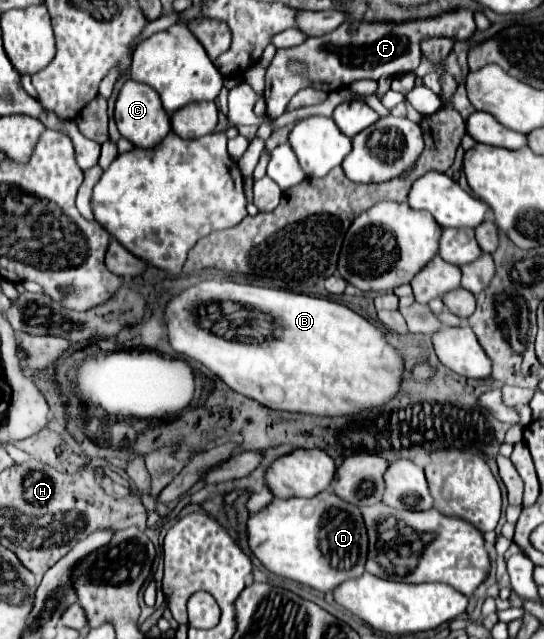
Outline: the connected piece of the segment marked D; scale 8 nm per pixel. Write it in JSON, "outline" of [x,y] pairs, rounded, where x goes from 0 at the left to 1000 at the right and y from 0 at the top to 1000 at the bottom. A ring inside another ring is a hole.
{"outline":[[[596,767],[574,779],[500,782],[452,817],[456,854],[482,886],[518,905],[551,911],[577,923],[607,926],[625,911],[669,895],[676,839],[662,798]]]}

